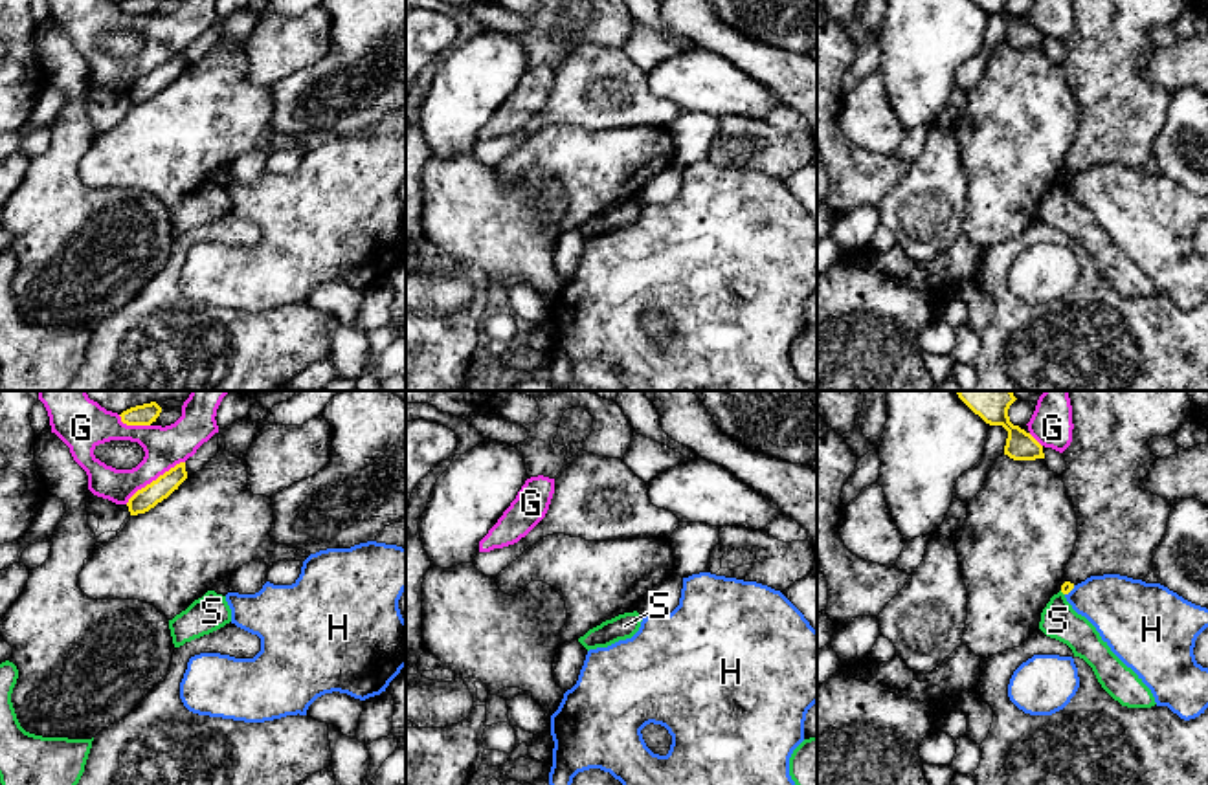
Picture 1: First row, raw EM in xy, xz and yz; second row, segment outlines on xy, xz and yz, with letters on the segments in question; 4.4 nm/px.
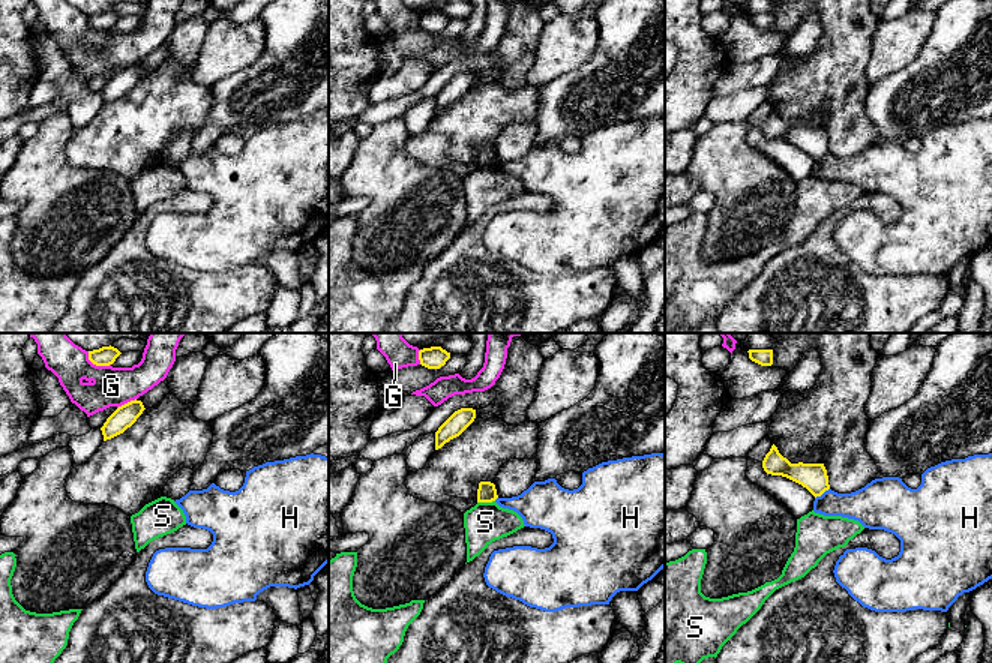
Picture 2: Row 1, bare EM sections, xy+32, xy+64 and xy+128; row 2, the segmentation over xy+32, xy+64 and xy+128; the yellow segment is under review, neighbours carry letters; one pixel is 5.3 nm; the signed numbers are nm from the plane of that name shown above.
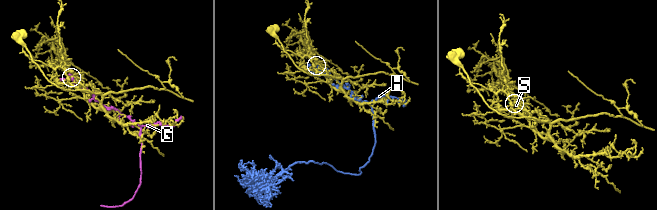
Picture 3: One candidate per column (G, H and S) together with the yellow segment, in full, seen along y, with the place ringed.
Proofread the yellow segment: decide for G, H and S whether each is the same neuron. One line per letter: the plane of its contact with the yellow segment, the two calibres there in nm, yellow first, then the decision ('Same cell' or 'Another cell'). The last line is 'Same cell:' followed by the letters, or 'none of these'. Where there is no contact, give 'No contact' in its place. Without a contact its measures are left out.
G: Touches yellow in xy. Thickness 100 nm (yellow) against 180 nm. Another cell
H: Touches yellow in yz. Thickness 50 nm (yellow) against 280 nm. Another cell
S: No contact. Another cell
Same cell: none of these

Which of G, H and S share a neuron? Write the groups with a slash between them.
G / H / S

